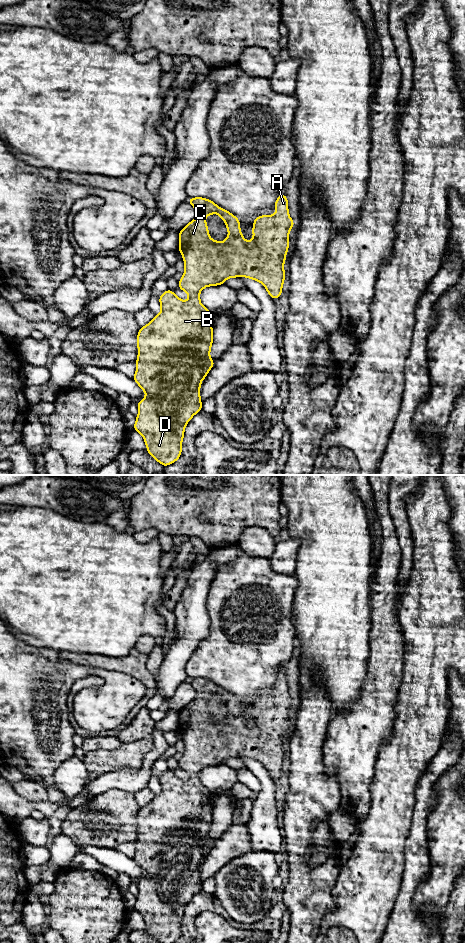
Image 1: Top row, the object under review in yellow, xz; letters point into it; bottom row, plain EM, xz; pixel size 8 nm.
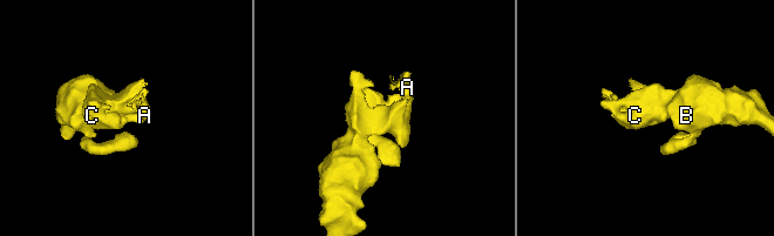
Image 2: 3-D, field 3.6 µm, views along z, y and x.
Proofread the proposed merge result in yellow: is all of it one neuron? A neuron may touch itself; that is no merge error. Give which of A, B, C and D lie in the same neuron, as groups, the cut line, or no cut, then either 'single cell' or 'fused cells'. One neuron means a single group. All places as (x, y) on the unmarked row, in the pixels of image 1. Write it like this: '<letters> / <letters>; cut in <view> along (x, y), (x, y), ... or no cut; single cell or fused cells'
A B C D; no cut; single cell

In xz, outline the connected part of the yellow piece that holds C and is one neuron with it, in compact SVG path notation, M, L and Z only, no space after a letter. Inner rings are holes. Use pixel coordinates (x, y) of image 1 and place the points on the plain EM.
M285 673L278 675L276 693L274 695L261 695L254 699L252 714L255 717L245 721L240 711L240 701L232 693L217 686L210 679L196 677L188 678L187 681L198 692L199 696L188 703L179 712L179 727L185 750L179 760L178 768L189 775L187 781L181 780L170 769L163 772L159 778L161 792L144 807L140 807L137 814L138 837L136 840L136 852L133 860L146 873L144 879L137 883L139 894L132 909L139 912L145 921L148 933L159 943L174 943L182 932L182 920L186 904L198 892L202 891L200 878L201 862L215 844L210 839L210 830L213 823L213 807L210 803L212 793L200 782L200 771L208 766L223 765L225 760L233 757L247 757L259 761L267 770L272 779L281 776L282 766L285 760L284 742L289 729L289 712L295 702L288 692L289 683ZM217 693L227 706L229 716L223 721L212 720L209 715L205 697Z

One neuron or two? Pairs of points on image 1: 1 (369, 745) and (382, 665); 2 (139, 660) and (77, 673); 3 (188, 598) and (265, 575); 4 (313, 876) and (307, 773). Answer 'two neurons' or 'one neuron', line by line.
1: one neuron
2: two neurons
3: two neurons
4: one neuron

